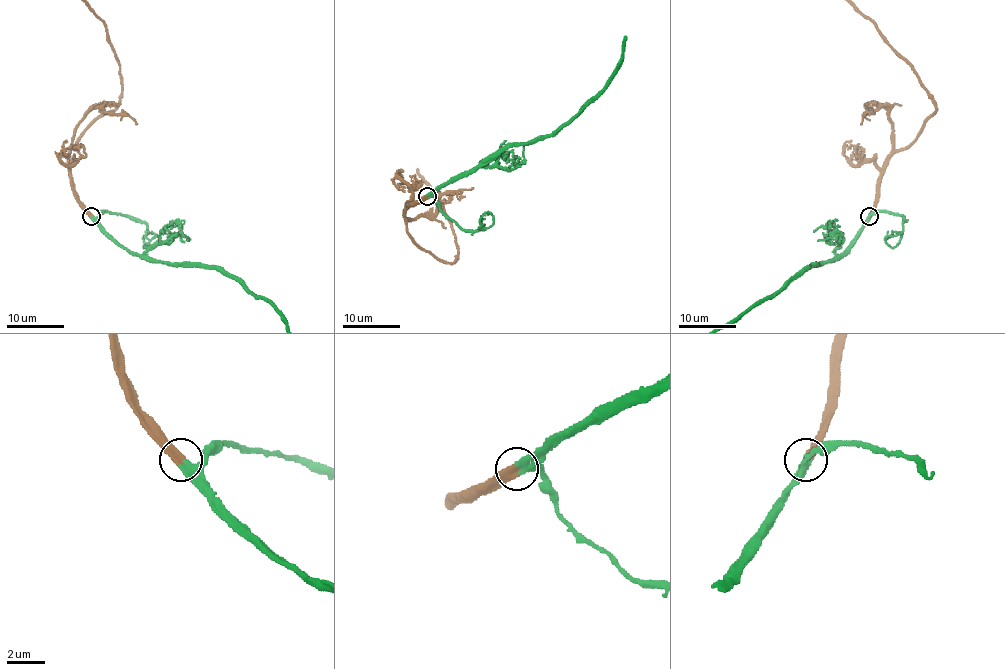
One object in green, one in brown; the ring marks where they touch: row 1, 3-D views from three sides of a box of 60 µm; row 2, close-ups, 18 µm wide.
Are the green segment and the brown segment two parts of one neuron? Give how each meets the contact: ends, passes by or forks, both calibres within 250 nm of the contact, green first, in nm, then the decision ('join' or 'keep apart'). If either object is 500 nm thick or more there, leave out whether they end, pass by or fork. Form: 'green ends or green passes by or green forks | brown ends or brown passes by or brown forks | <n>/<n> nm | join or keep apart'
green passes by | brown ends | 280/440 nm | join

